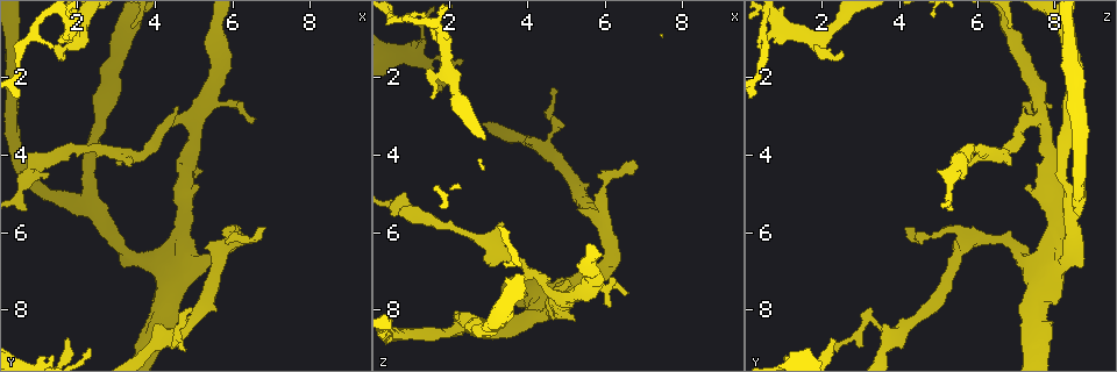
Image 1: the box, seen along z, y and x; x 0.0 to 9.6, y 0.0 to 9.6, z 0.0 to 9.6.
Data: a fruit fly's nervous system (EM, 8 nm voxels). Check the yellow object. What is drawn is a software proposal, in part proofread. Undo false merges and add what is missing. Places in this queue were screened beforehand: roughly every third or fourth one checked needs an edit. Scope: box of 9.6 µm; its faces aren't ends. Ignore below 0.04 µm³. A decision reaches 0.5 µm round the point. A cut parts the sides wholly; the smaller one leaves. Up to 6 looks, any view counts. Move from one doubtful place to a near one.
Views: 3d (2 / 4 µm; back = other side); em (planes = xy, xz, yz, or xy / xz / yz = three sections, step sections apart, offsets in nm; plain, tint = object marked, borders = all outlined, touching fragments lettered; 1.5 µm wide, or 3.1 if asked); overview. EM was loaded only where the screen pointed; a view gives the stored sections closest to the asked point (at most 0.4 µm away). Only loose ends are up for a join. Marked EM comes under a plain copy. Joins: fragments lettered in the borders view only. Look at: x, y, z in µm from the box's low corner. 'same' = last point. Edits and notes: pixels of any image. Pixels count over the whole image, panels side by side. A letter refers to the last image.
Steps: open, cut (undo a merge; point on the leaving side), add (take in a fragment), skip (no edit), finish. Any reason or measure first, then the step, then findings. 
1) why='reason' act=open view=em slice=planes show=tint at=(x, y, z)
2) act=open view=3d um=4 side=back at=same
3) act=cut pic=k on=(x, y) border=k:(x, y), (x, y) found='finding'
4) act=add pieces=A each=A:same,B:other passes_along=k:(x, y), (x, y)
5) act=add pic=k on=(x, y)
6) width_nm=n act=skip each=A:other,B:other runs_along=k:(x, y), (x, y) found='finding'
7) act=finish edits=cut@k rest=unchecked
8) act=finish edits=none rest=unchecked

why='calibre changes' act=open view=em slice=xy step=4 show=tint at=(5.60, 0.65, 6.70)

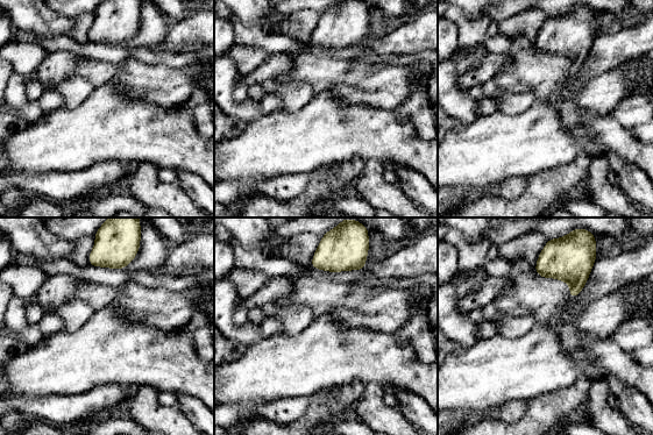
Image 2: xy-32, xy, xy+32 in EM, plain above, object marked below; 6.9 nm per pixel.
why='cut it another way' act=open view=em slice=yz step=8 show=borders at=same

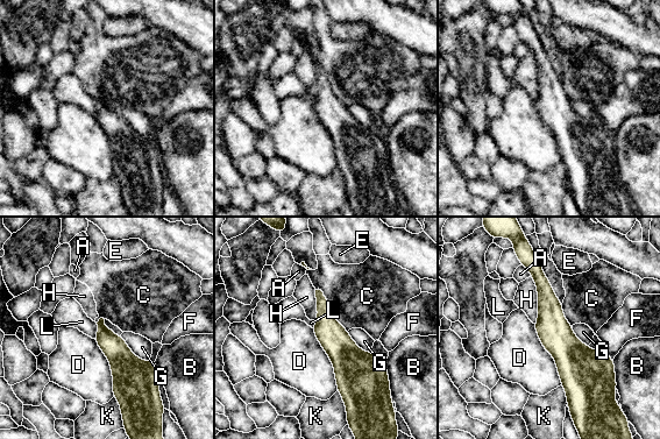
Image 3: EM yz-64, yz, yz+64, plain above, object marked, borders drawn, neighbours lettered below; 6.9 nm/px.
width_nm=200 act=skip each=A:other,B:other,C:other,D:other,E:other,F:other,G:other,H:other,K:other,L:other runs_along=3:(529, 262), (570, 354), (570, 395) found='all the same neuron'

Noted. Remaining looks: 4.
why='free end' act=open view=em slice=planes show=tint at=(3.95, 7.85, 8.00)

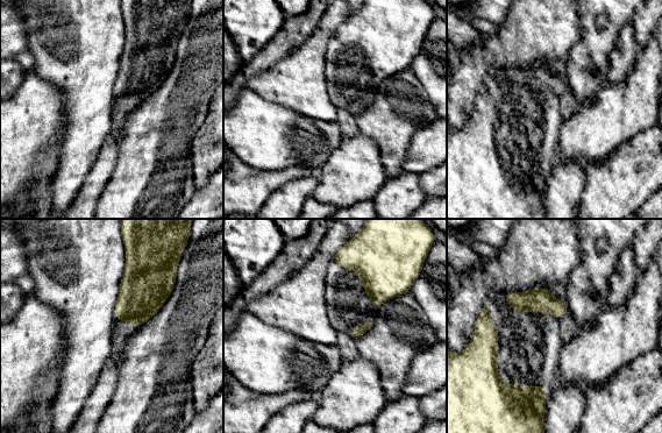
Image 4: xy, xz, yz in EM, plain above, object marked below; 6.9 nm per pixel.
why='see the neighbours' act=open view=em slice=planes show=borders at=same

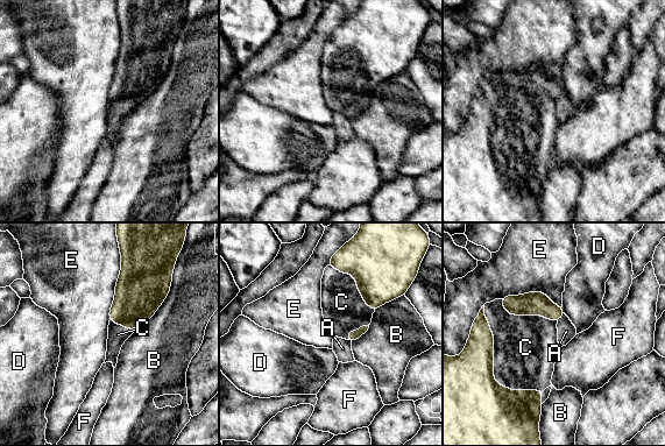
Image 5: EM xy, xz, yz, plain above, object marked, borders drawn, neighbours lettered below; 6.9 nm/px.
act=add pieces=C each=A:other,B:other,C:same,D:other,E:other,F:other passes_along=5:(462, 387), (493, 367), (524, 349) found='it goes on there'

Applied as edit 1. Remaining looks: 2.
act=finish edits=add@5 rest=unchecked

